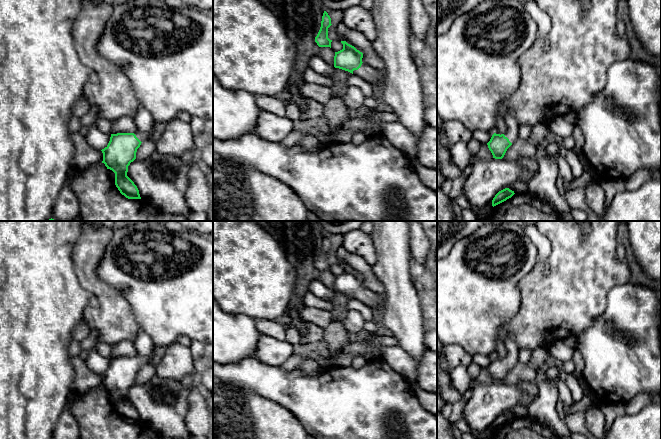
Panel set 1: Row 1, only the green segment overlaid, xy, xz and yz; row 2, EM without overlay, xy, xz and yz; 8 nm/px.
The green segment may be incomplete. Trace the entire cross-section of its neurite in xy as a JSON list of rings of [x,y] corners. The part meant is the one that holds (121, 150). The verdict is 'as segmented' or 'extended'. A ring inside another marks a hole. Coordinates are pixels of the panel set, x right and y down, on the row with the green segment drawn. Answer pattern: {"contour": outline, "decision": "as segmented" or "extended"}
{"contour": [[[140,106],[137,130],[133,133],[111,134],[108,145],[101,150],[102,163],[115,173],[115,185],[128,199],[141,199],[137,186],[127,176],[128,166],[136,159],[137,149],[148,139],[155,124],[149,111]]], "decision": "extended"}

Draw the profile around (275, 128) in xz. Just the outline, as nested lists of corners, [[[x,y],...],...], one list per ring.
[[[261,111],[252,134],[280,143],[293,131],[293,128],[293,120],[269,111]]]

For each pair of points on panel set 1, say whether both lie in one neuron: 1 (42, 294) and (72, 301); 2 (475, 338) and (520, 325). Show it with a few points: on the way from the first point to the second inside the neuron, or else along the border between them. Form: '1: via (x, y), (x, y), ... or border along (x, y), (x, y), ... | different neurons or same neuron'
1: via (49, 301), (65, 301) | same neuron
2: border along (517, 313), (501, 328), (501, 334) | different neurons

